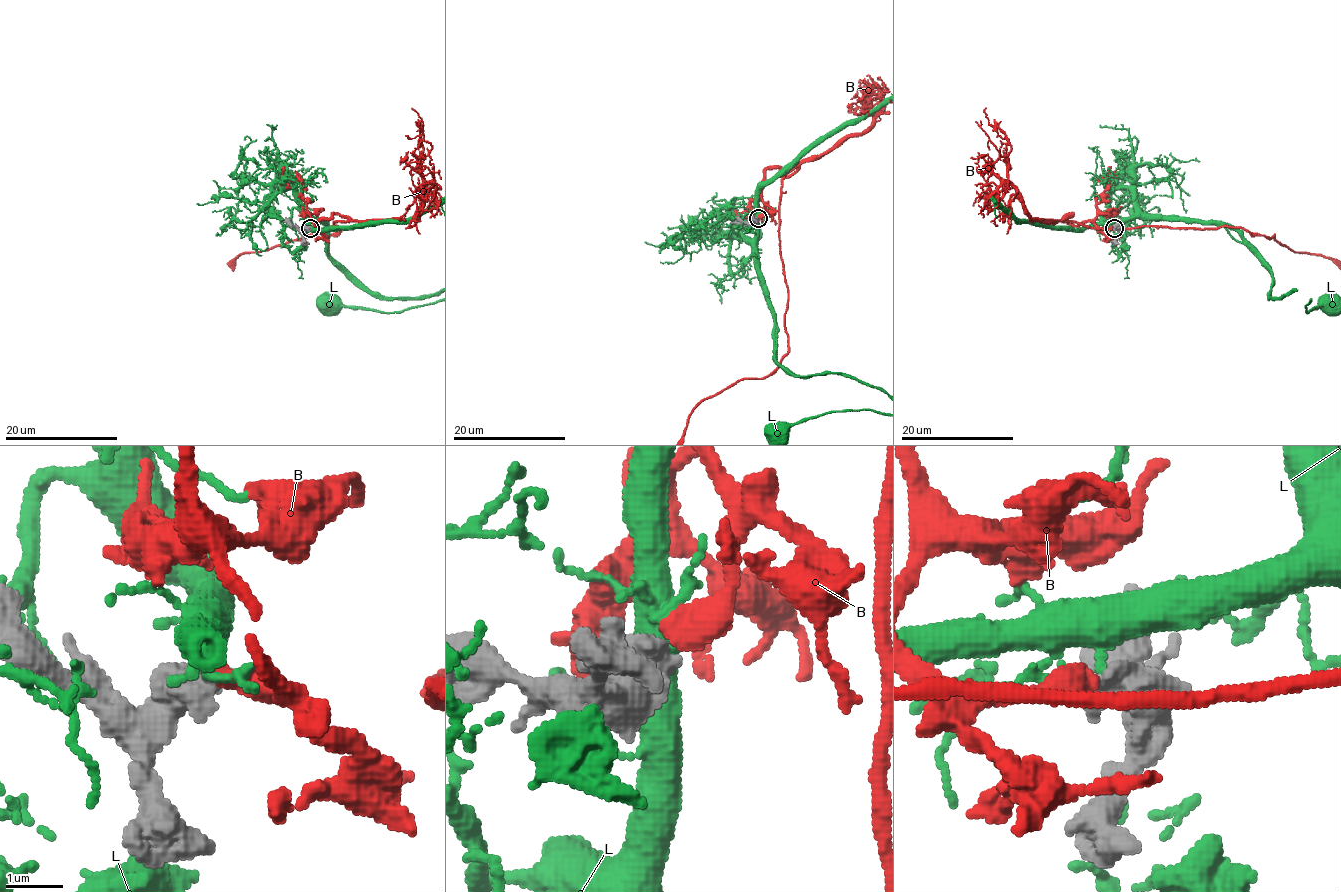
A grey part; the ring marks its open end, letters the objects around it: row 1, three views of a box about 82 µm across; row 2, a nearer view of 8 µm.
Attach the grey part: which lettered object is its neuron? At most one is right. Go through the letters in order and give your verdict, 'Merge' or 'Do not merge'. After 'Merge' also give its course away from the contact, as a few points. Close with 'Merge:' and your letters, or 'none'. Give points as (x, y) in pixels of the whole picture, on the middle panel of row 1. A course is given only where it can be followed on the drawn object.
B: Merge. Its course: (758, 218), (765, 172), (796, 169), (779, 198), (787, 351), (771, 374), (707, 396)
L: Do not merge
Merge: B

